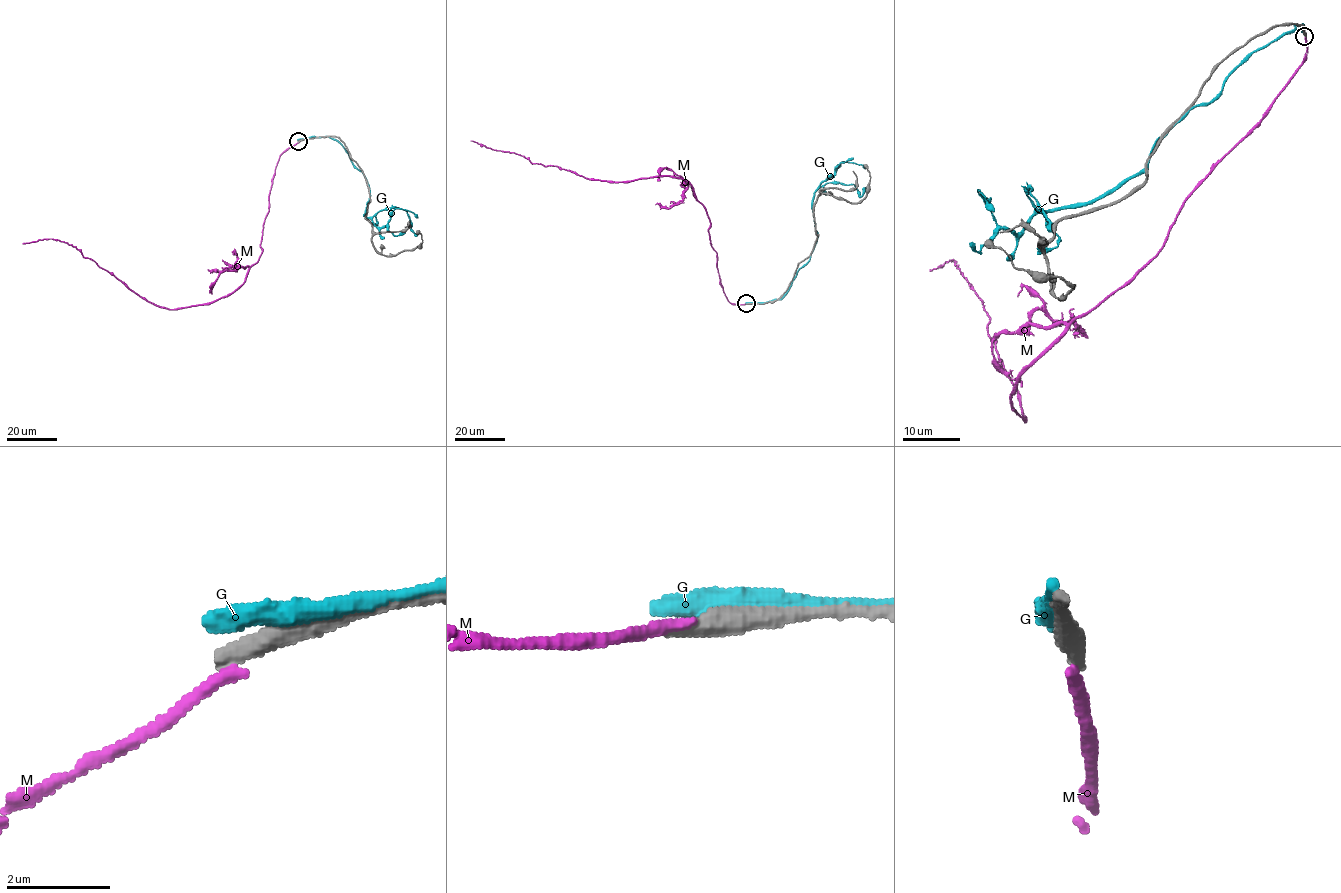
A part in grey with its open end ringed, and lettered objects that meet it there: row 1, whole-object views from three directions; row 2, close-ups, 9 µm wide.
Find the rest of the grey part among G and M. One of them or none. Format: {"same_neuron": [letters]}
{"same_neuron": []}

